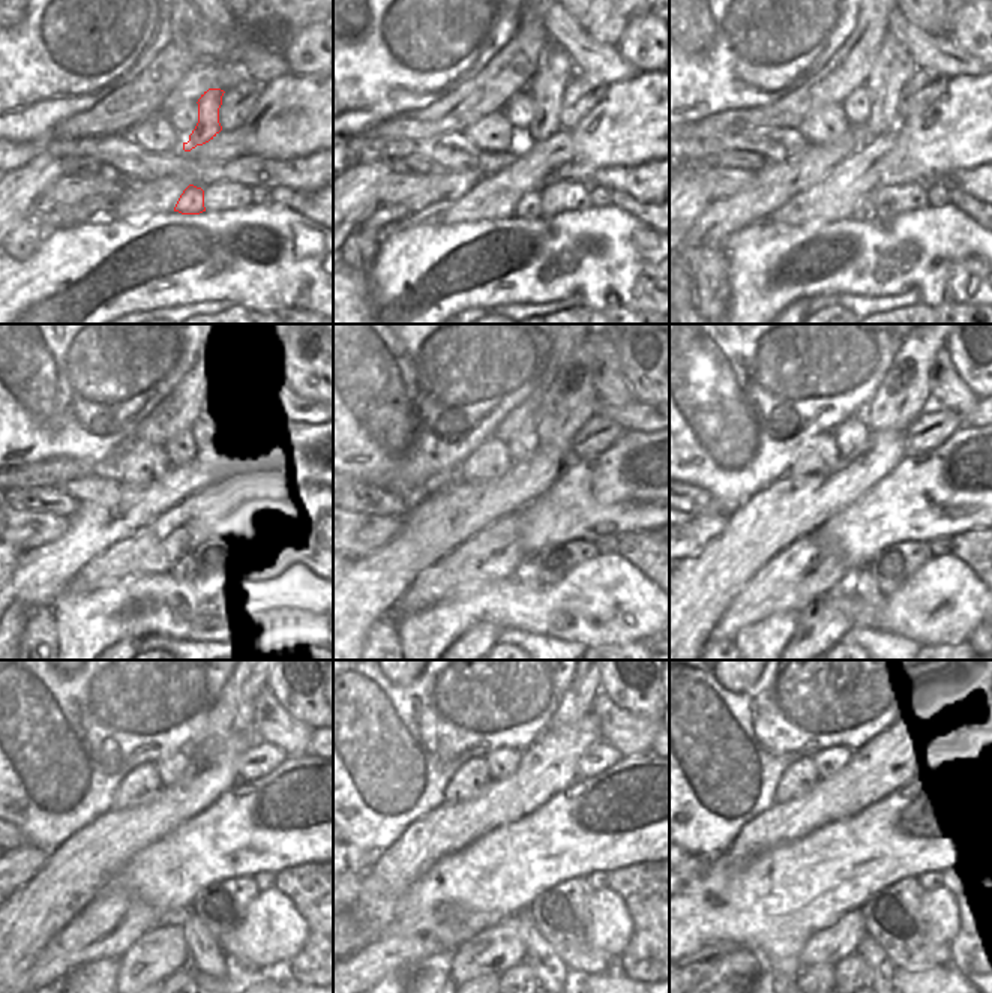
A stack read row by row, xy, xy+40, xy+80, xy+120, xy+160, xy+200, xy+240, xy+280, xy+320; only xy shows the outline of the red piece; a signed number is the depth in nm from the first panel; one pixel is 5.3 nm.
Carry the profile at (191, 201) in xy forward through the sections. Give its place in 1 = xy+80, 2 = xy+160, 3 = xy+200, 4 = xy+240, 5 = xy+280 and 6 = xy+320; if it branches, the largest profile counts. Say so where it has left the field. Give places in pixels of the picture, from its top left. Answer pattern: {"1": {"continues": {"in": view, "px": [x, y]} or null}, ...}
{"1": {"continues": {"in": "xy+80", "px": [863, 210]}}, "2": {"continues": {"in": "xy+160", "px": [526, 572]}}, "3": {"continues": {"in": "xy+200", "px": [860, 581]}}, "4": {"continues": {"in": "xy+240", "px": [206, 956]}}, "5": {"continues": {"in": "xy+280", "px": [539, 954]}}, "6": {"continues": {"in": "xy+320", "px": [878, 962]}}}

